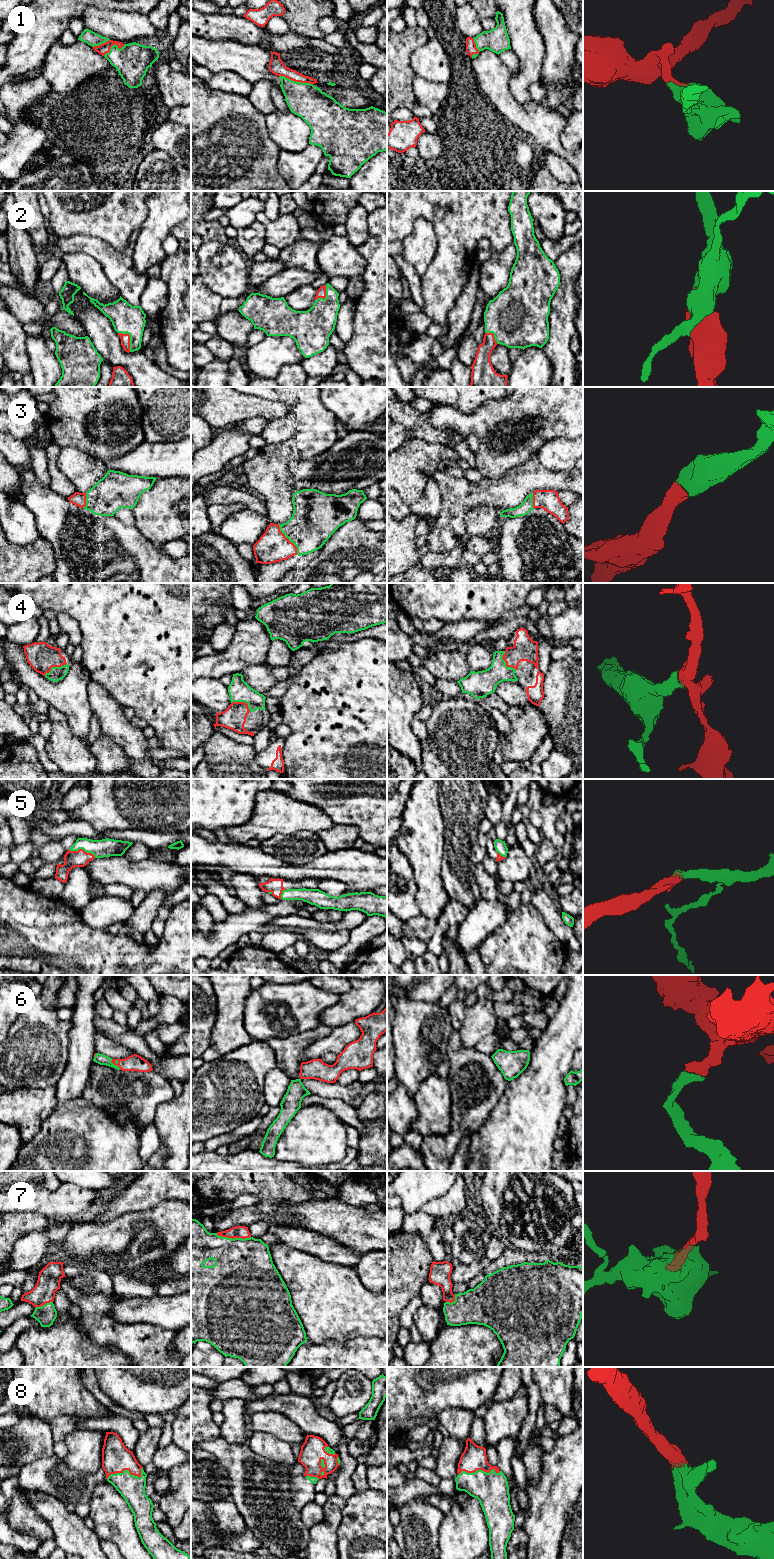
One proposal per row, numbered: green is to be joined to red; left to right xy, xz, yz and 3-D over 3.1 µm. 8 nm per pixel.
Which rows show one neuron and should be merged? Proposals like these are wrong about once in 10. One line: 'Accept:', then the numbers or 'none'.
Accept: 1, 2, 3, 4, 5, 6, 7, 8

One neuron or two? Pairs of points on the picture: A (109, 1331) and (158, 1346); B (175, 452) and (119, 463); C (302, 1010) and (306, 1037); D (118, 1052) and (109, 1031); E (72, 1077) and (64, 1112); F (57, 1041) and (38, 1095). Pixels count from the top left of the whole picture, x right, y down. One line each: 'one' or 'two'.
A: one
B: one
C: two
D: two
E: two
F: two

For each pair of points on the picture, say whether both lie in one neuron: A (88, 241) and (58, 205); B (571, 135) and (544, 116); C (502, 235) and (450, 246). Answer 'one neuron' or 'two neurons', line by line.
A: two neurons
B: two neurons
C: one neuron

